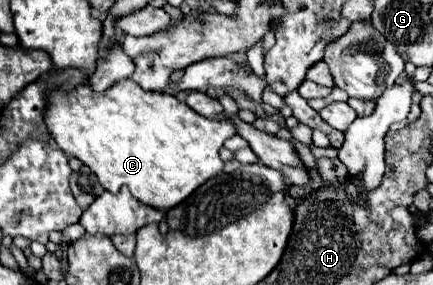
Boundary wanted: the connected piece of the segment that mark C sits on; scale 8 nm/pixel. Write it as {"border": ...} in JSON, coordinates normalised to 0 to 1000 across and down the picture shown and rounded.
{"border":[[[201,274],[192,295],[173,302],[159,323],[113,309],[104,337],[109,365],[99,386],[99,421],[127,505],[155,547],[173,547],[196,582],[206,582],[242,667],[266,681],[279,653],[298,653],[298,674],[321,709],[367,737],[404,730],[469,639],[501,618],[515,596],[506,519],[524,484],[547,470],[547,449],[529,421],[506,428],[497,414],[473,414],[395,330],[326,316],[303,274],[266,288],[242,323],[215,323]]]}

